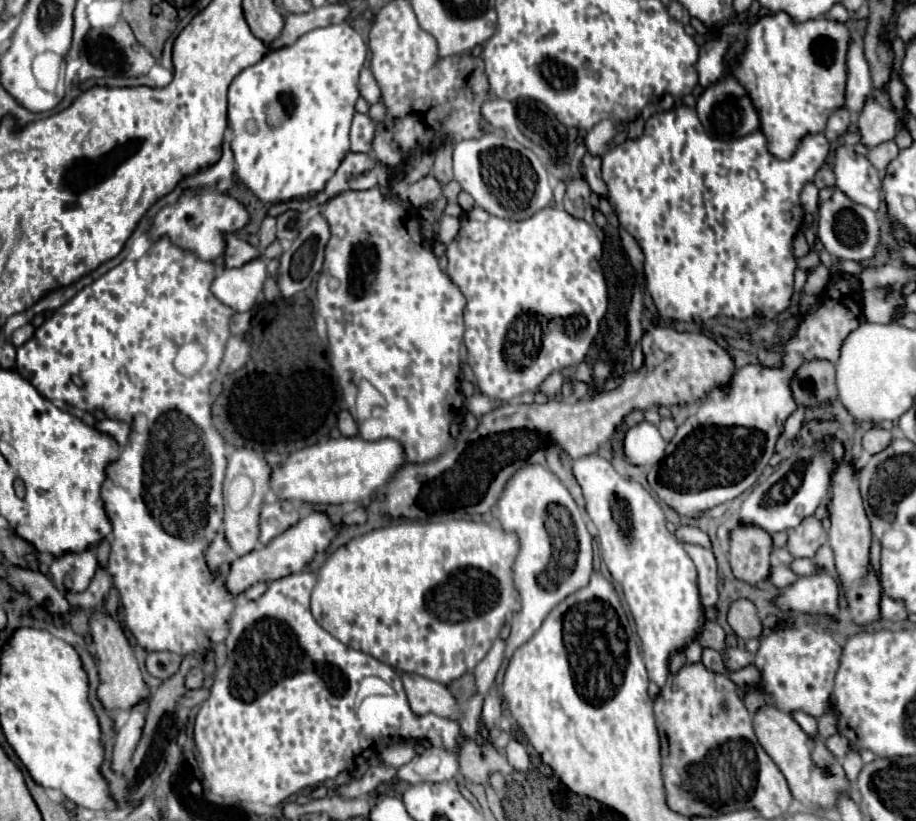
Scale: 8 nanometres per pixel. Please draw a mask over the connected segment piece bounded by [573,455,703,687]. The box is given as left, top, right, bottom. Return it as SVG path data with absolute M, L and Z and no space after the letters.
M599 455L575 459L573 479L577 479L583 491L587 515L599 529L601 557L613 579L621 583L635 617L649 679L665 687L669 655L681 649L703 627L695 565L683 545L665 527L665 515L659 503L639 483L623 481L607 459Z

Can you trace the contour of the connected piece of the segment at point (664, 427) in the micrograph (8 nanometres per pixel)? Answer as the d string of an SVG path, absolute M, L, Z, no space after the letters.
M663 417L663 419L661 419L659 431L661 431L661 435L663 435L665 441L671 441L671 437L675 435L675 429L677 429L677 425L675 425L673 417Z

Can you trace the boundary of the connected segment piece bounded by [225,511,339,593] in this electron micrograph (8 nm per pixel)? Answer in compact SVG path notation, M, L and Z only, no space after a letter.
M311 511L297 525L289 527L285 533L275 537L267 547L251 551L251 553L239 557L237 561L233 561L231 571L227 575L227 581L225 581L225 587L231 593L243 593L245 589L249 589L257 581L275 581L275 579L299 573L311 563L311 559L317 553L323 553L331 545L337 531L339 531L339 525L335 525L327 513Z

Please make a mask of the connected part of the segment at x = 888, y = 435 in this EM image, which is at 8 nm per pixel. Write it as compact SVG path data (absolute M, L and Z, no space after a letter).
M871 427L865 435L863 435L863 449L869 453L879 453L883 451L889 443L893 441L893 433L881 427Z

